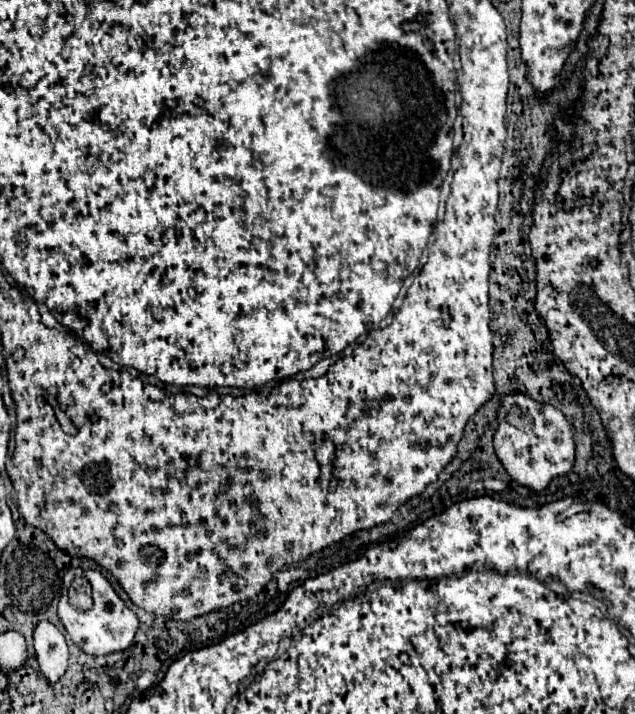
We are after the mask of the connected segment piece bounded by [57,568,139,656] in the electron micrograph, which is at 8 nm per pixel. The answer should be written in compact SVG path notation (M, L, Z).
M71 568L65 578L63 578L63 588L69 586L69 582L75 576L85 576L91 586L93 586L93 606L85 612L77 612L69 602L67 602L67 594L63 590L63 596L59 600L59 618L69 634L69 638L87 654L95 654L95 656L103 656L103 654L111 654L111 652L119 652L125 650L133 644L133 636L139 628L139 620L137 616L127 608L127 604L119 598L119 594L113 590L113 586L109 584L109 580L99 572L99 570L83 570L83 568Z

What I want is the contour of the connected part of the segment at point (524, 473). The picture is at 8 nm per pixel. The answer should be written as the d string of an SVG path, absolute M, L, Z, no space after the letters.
M525 394L503 396L498 427L493 437L495 453L507 474L521 486L535 492L545 490L553 478L567 476L575 464L573 428L551 404L539 404Z

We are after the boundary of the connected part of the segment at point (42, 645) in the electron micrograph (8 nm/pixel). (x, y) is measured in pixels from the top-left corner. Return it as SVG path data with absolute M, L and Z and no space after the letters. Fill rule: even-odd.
M39 622L35 628L35 654L39 672L51 684L57 682L68 668L69 649L63 634L49 622Z

